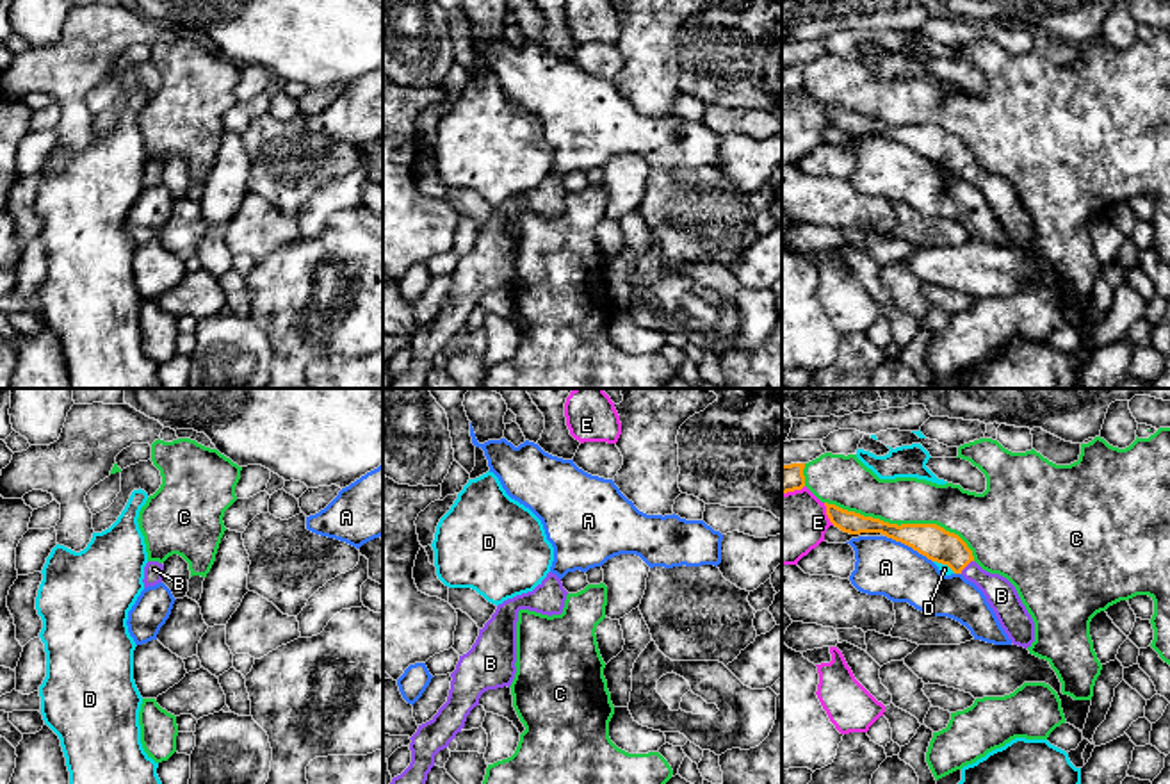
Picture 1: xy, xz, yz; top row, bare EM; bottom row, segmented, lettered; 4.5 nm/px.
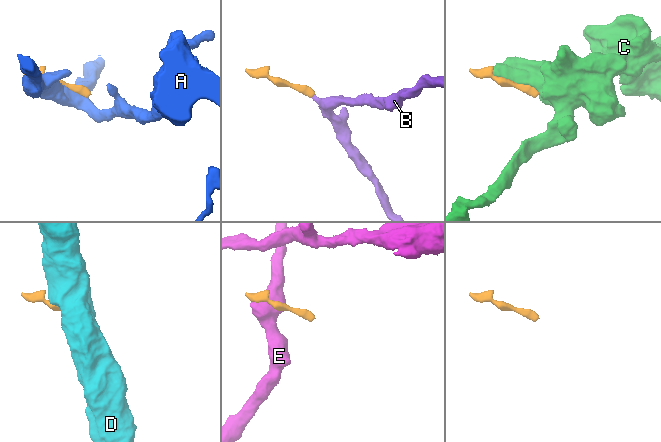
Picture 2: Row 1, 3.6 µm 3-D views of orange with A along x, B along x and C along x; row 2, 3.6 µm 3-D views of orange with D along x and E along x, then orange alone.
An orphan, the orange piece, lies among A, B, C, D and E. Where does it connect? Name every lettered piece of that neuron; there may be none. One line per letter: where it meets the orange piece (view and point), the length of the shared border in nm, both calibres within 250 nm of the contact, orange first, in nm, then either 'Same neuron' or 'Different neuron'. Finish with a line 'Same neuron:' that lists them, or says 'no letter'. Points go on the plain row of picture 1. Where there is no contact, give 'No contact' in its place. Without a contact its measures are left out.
A: Touches orange at yz (909, 146). Shared border 240 nm. Thickness 150 nm (orange) against 260 nm. Different neuron
B: Touches orange at yz (966, 166). Shared border 90 nm. Thickness 150 nm (orange) against 140 nm. Same neuron
C: Touches orange at yz (903, 125). Shared border 750 nm. Thickness 150 nm (orange) against 200 nm. Different neuron
D: Touches orange at yz (944, 164). Shared border 120 nm. Thickness 150 nm (orange) against 50 nm. Different neuron
E: Touches orange at yz (827, 114). Shared border 120 nm. Thickness 100 nm (orange) against 320 nm. Different neuron
Same neuron: B

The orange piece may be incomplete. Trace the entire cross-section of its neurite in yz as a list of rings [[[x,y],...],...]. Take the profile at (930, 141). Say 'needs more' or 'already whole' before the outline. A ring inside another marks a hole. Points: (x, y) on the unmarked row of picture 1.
needs more | [[[825,103],[825,107],[830,123],[844,134],[882,134],[887,139],[912,148],[931,162],[947,166],[955,175],[962,175],[983,192],[1013,246],[1028,249],[1035,242],[1035,223],[1015,187],[1006,178],[983,171],[958,135],[937,125],[898,127],[842,110],[835,105]]]

